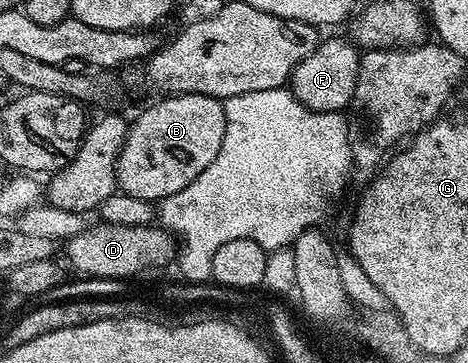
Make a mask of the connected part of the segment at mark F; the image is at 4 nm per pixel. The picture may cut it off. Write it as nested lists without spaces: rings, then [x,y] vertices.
[[[323,37],[317,48],[308,56],[304,56],[304,60],[300,60],[300,64],[296,64],[292,72],[289,89],[294,91],[294,95],[305,106],[316,112],[337,114],[345,111],[345,106],[349,107],[354,101],[362,54],[359,47],[349,37],[346,38]]]

